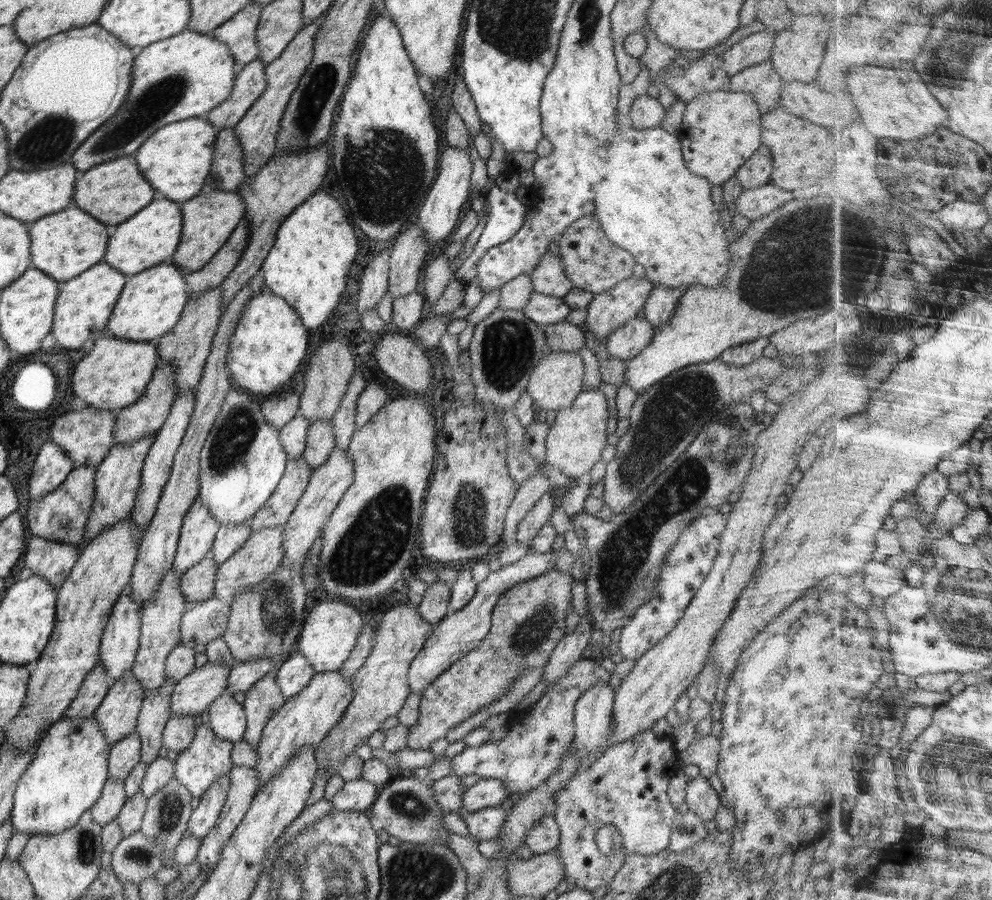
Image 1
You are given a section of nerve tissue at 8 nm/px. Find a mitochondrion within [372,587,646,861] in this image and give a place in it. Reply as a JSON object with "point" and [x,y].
{"point":[528,637]}

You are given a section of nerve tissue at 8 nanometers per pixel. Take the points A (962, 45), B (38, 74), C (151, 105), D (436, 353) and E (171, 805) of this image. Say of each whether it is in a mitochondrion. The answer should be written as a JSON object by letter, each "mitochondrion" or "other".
{"A":"mitochondrion","B":"other","C":"mitochondrion","D":"other","E":"mitochondrion"}

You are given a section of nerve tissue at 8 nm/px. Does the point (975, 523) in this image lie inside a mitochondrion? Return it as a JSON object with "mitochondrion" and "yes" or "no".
{"mitochondrion":"no"}

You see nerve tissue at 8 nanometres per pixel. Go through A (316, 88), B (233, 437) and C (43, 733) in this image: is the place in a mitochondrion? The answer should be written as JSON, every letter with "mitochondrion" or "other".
{"A":"mitochondrion","B":"mitochondrion","C":"other"}

